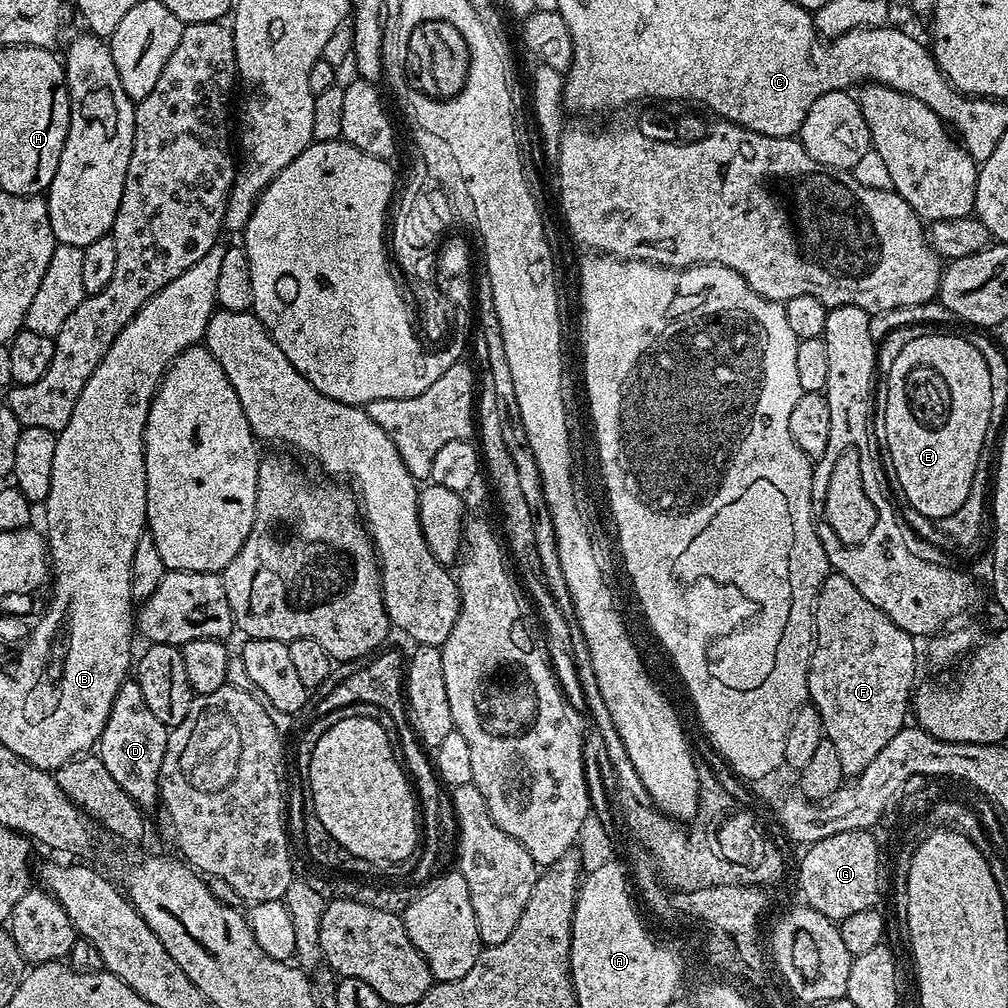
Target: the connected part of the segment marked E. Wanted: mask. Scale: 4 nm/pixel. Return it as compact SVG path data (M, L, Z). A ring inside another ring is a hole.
M921 334L914 338L906 346L902 346L902 354L894 358L894 366L890 366L890 378L888 379L888 393L886 394L886 434L883 443L888 446L888 456L892 459L892 468L896 471L896 480L900 483L900 488L904 491L904 496L908 499L908 504L920 516L929 516L933 522L939 522L944 517L958 511L970 494L976 467L982 462L980 456L984 452L984 443L990 439L988 427L990 426L990 406L992 405L992 391L990 390L990 370L986 370L986 361L982 359L982 354L970 346L970 342L963 335L961 336L928 336Z

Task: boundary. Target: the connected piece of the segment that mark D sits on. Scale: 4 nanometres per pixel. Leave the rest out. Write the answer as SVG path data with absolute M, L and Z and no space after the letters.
M135 679L125 680L114 698L110 718L100 735L98 755L106 770L110 770L114 782L130 794L141 810L149 810L155 804L157 807L160 800L160 771L162 758L166 758L169 731L165 724L154 718L150 706L146 706L146 698L142 698L142 690L138 690Z

